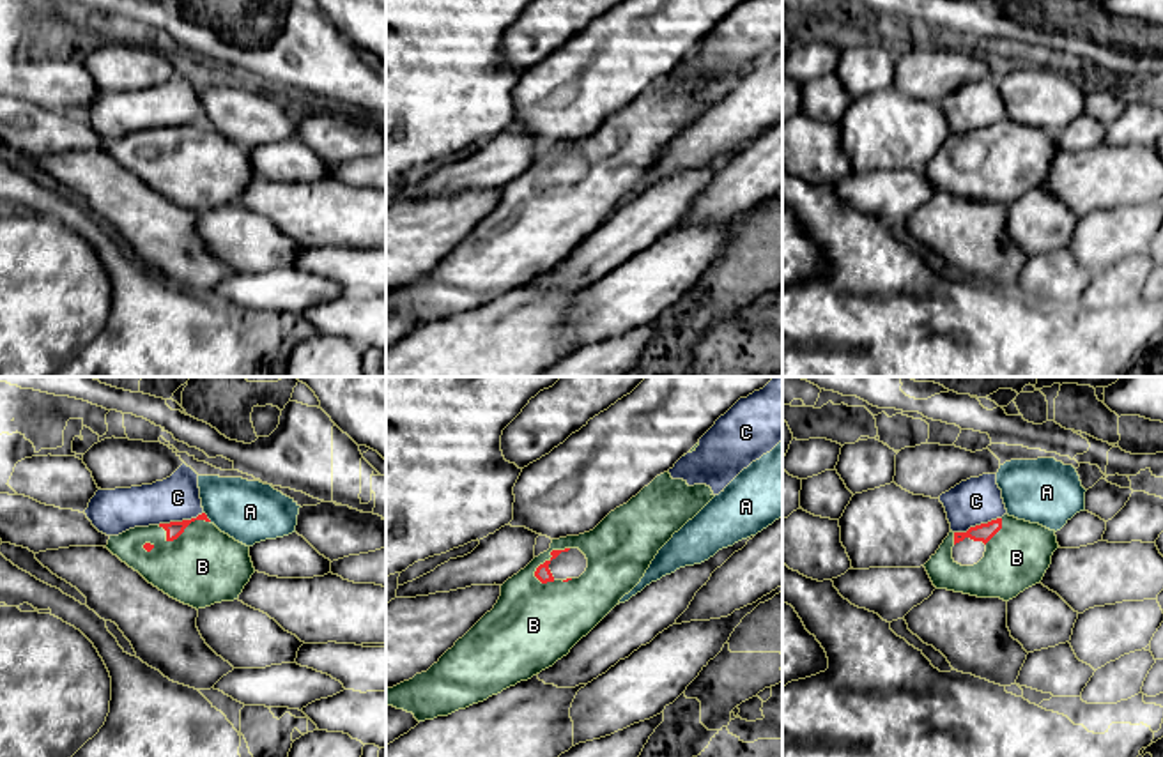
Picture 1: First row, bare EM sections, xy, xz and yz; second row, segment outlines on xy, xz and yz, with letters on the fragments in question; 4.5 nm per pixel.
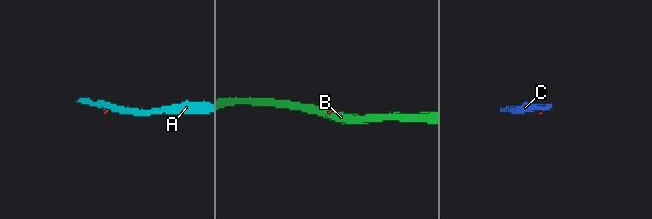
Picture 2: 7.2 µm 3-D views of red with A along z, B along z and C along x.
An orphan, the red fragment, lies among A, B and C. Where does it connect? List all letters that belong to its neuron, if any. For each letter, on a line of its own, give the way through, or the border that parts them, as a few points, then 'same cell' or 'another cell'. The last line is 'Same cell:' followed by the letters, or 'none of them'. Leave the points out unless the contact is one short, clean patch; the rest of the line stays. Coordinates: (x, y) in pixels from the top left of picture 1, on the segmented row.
A: border along xy (204, 512), (211, 520); another cell
B: same cell
C: border along yz (1001, 517), (955, 533); another cell
Same cell: B

